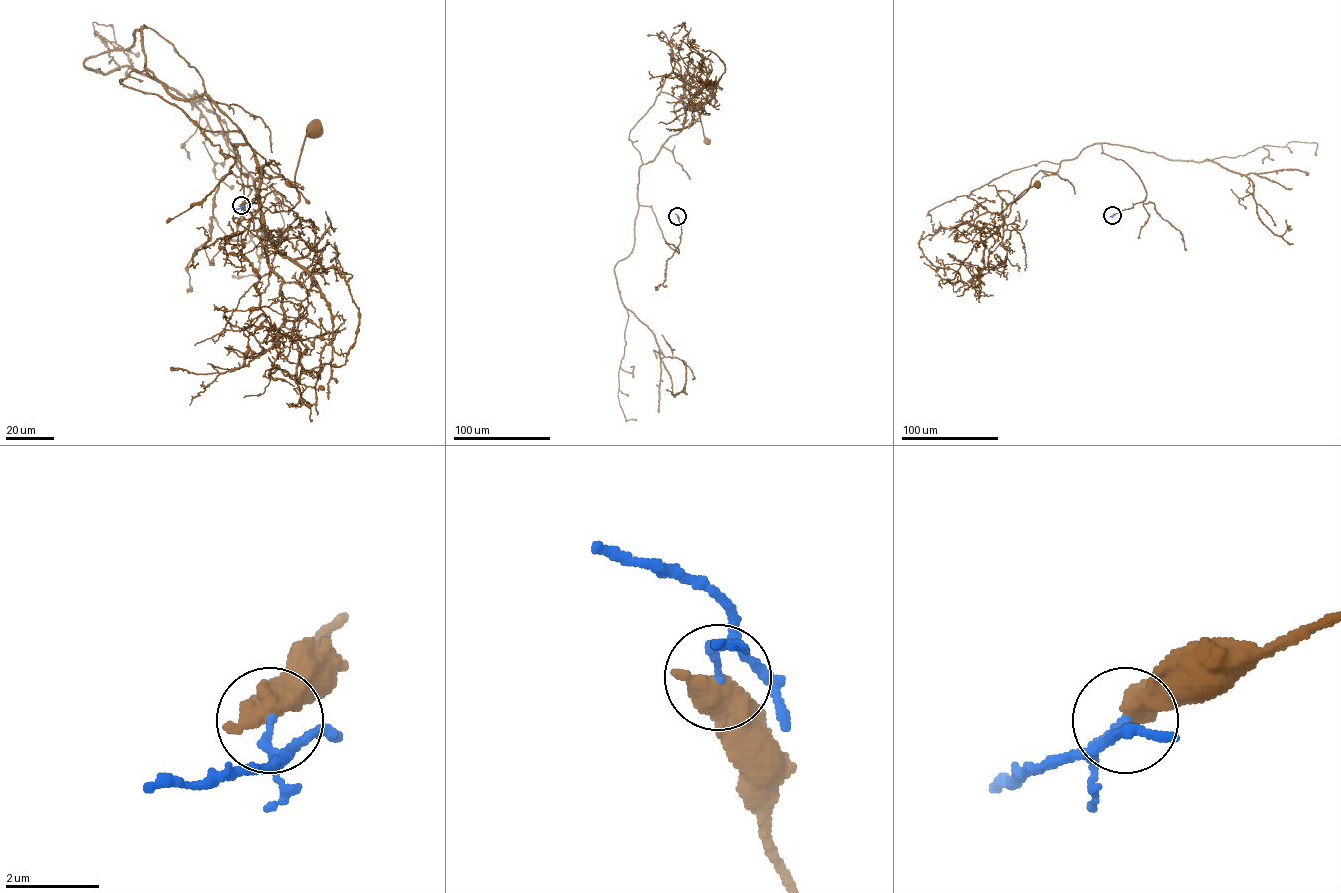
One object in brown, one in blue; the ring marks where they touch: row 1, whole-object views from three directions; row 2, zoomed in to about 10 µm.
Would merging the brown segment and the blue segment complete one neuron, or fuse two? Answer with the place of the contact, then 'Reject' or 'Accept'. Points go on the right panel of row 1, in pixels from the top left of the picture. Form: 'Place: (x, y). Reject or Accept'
Place: (1112, 215). Reject

